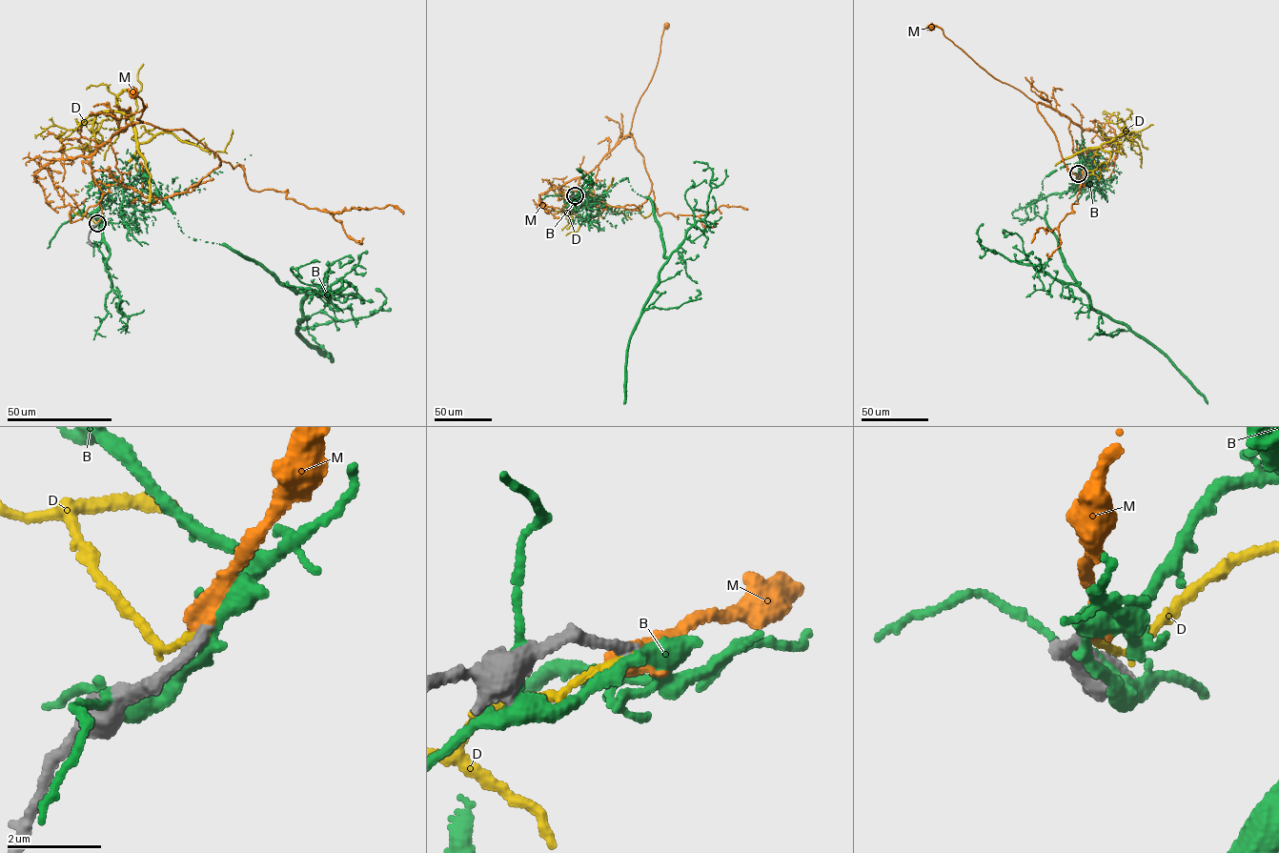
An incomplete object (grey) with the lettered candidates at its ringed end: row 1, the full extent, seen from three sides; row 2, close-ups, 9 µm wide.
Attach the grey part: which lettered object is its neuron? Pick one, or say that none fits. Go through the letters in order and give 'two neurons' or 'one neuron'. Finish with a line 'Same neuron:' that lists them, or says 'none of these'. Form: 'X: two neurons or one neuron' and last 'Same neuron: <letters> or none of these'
B: two neurons
D: two neurons
M: one neuron
Same neuron: M

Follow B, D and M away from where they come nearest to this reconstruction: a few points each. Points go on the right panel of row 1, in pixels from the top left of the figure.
B: (1078, 173), (1093, 160), (1065, 164), (1042, 183), (1045, 217), (1081, 291), (1162, 352), (1207, 403)
D: (1078, 173), (1127, 130), (1101, 147), (1111, 154), (1093, 171), (1098, 179), (1100, 169)
M: (1078, 173), (1084, 143), (1081, 127), (999, 81), (946, 38), (941, 29), (929, 26)

